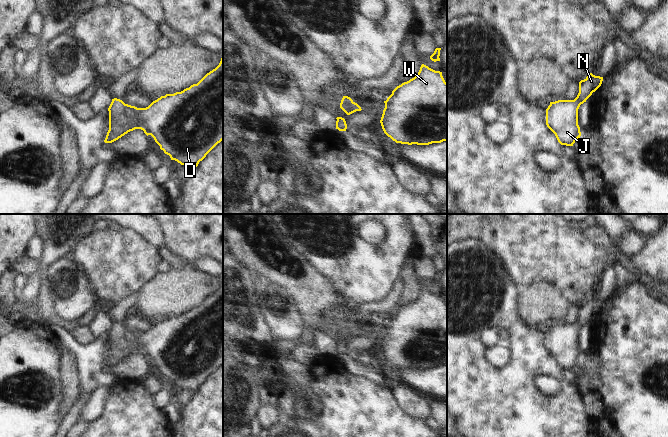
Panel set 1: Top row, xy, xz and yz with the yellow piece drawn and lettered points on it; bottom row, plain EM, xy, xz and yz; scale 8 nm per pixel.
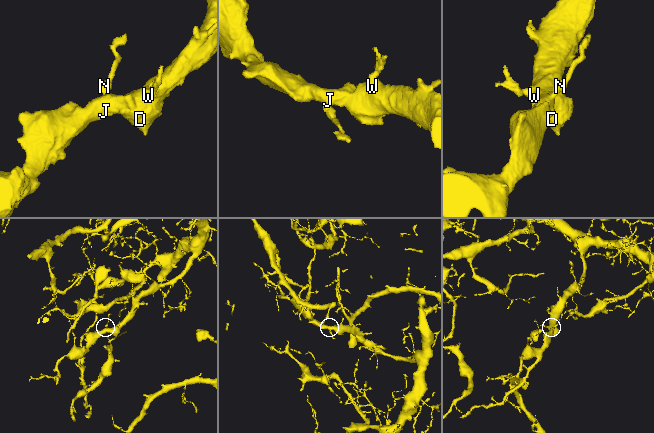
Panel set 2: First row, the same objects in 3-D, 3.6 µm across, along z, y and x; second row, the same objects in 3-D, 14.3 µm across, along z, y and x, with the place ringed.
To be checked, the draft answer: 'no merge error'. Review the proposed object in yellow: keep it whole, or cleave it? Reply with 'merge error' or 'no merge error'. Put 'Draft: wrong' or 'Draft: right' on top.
Draft: right
no merge error

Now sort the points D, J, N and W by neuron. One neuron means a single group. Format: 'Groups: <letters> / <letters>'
Groups: D J N W.

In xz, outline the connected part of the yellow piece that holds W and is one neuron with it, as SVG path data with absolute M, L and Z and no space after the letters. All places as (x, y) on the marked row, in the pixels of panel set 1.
M422 64L418 74L397 86L384 103L380 123L396 143L429 145L447 141L447 83L442 72Z

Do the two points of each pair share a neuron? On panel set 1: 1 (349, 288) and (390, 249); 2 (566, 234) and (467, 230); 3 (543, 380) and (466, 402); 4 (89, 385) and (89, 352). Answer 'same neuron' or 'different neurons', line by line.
1: same neuron
2: same neuron
3: different neurons
4: same neuron

